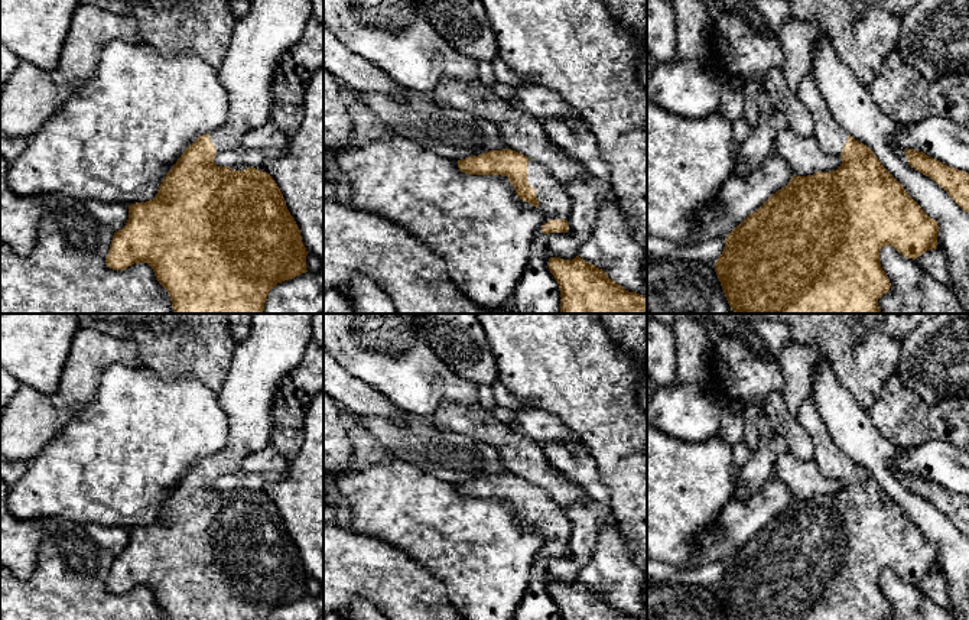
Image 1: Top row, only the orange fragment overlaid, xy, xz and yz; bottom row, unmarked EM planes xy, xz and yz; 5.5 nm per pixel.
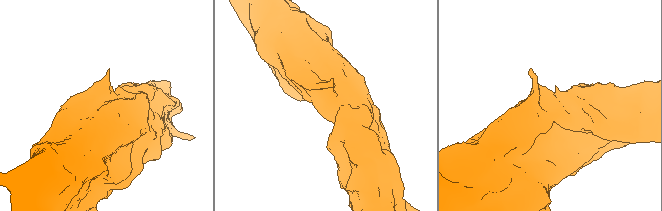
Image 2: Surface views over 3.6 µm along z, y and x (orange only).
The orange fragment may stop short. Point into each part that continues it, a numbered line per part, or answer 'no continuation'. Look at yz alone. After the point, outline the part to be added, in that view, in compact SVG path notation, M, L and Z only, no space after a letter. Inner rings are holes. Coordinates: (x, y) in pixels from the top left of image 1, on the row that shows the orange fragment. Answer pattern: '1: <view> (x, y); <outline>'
1: yz (831, 138); M812 74L806 75L796 92L813 117L813 136L816 137L822 152L826 155L840 156L842 147L848 140L848 132L840 129L833 120L814 77Z

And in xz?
1: xz (555, 203); M529 159L527 162L527 182L530 186L536 189L536 198L539 201L539 210L543 214L543 223L536 231L536 237L543 236L544 233L542 231L542 227L549 221L549 220L569 220L570 211L572 211L572 199L566 189L560 186L553 176L544 169L544 166L536 163L534 160Z

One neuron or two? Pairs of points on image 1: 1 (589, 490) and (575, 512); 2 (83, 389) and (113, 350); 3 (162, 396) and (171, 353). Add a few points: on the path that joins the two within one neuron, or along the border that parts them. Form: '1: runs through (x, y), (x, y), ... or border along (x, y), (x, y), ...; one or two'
1: runs through (597, 499), (584, 512); one
2: runs through (83, 379), (103, 357); one
3: border along (145, 366), (165, 377), (194, 376), (198, 380); two

